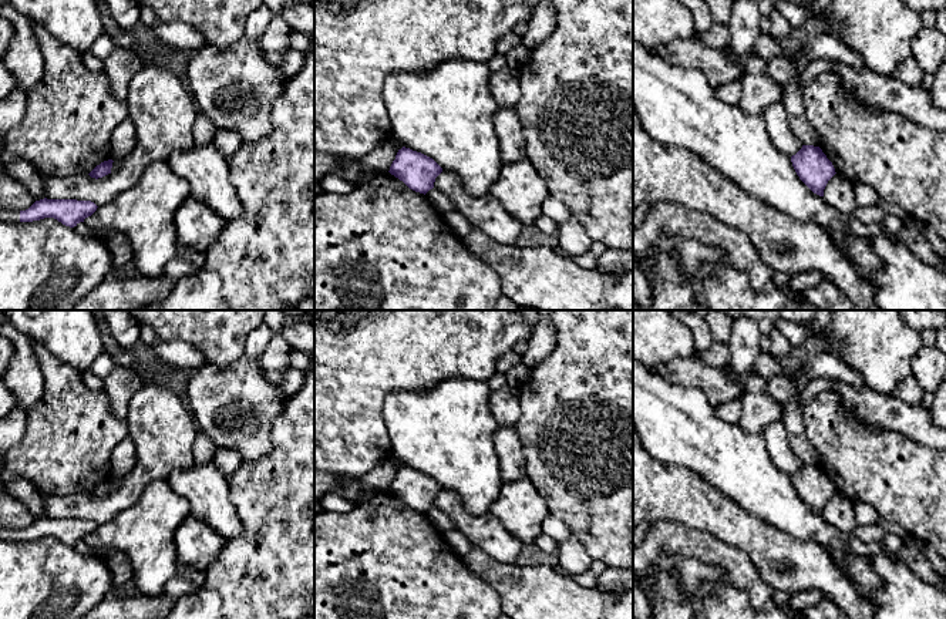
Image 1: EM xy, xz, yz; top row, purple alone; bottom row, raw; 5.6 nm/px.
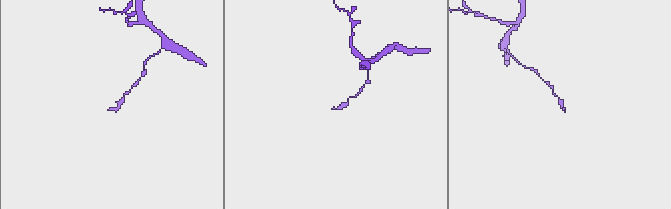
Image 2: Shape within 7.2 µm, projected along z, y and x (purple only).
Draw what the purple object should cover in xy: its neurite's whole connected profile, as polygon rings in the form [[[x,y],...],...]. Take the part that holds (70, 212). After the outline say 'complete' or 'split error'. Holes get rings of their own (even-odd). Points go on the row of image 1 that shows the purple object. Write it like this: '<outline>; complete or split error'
[[[40,199],[28,209],[20,211],[20,222],[33,222],[44,218],[54,218],[65,226],[74,228],[97,211],[91,201],[77,199]]]; complete

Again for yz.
[[[802,145],[802,148],[791,157],[791,162],[799,179],[814,194],[824,196],[828,181],[836,172],[822,149],[814,145]]]; complete

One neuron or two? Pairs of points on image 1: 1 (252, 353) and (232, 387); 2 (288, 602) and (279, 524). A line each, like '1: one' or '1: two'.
1: one
2: one

